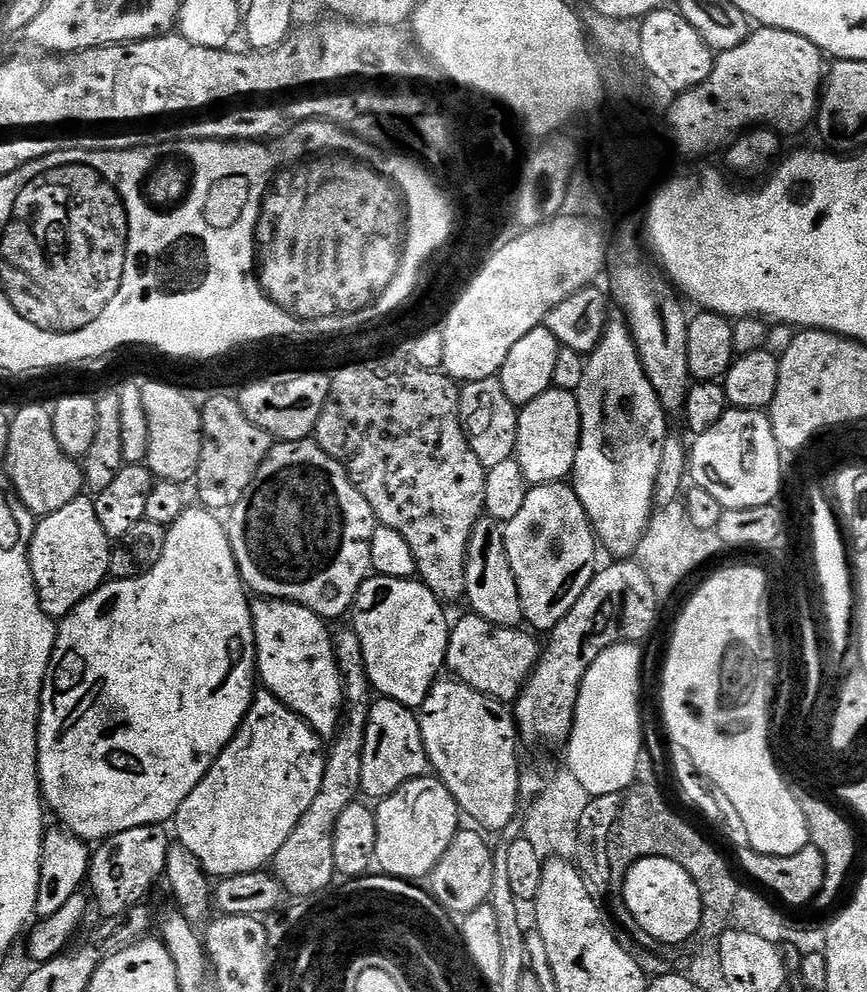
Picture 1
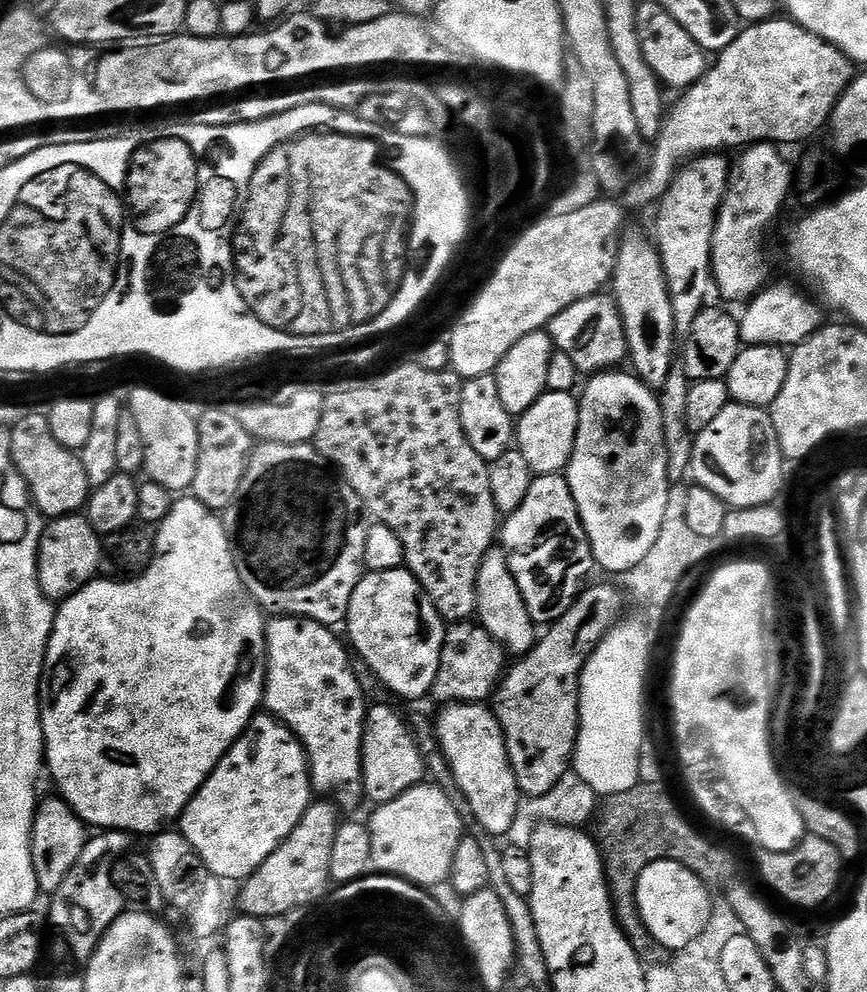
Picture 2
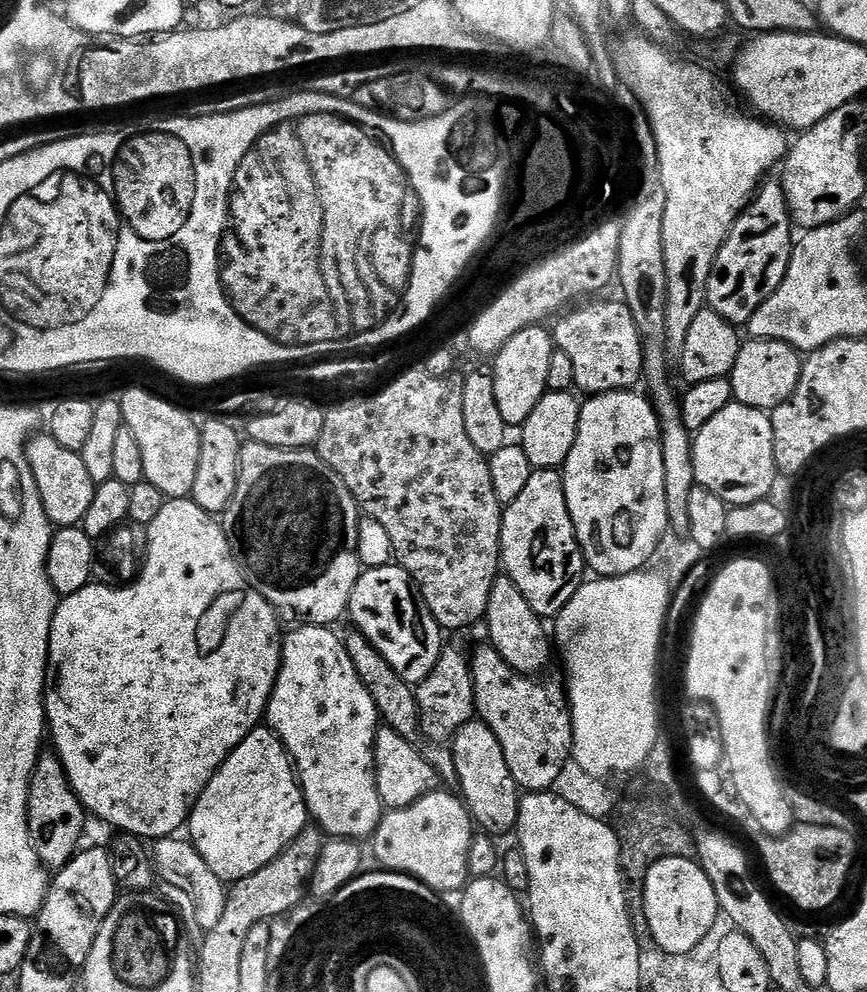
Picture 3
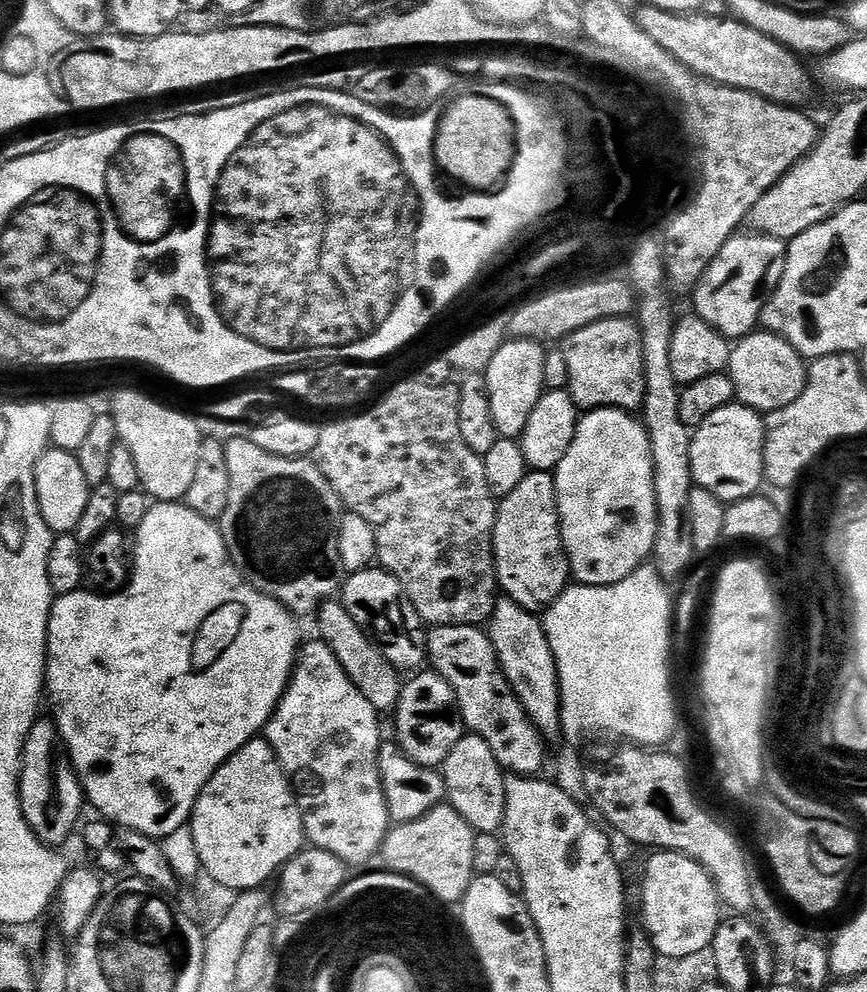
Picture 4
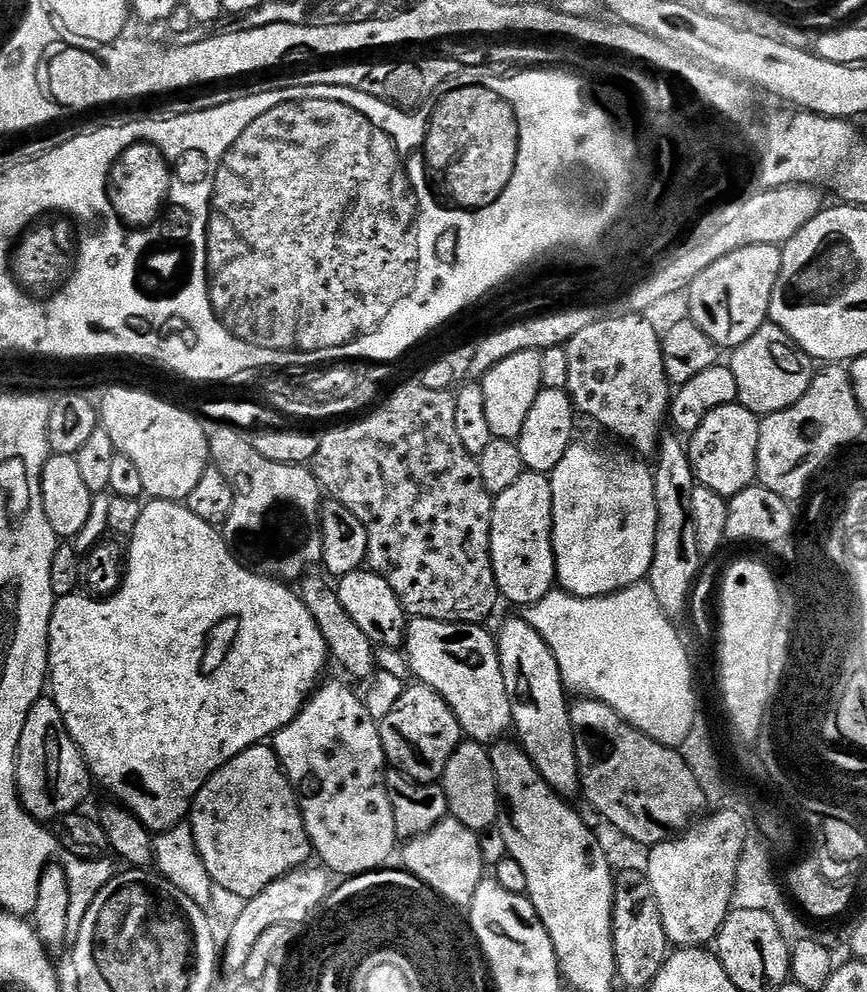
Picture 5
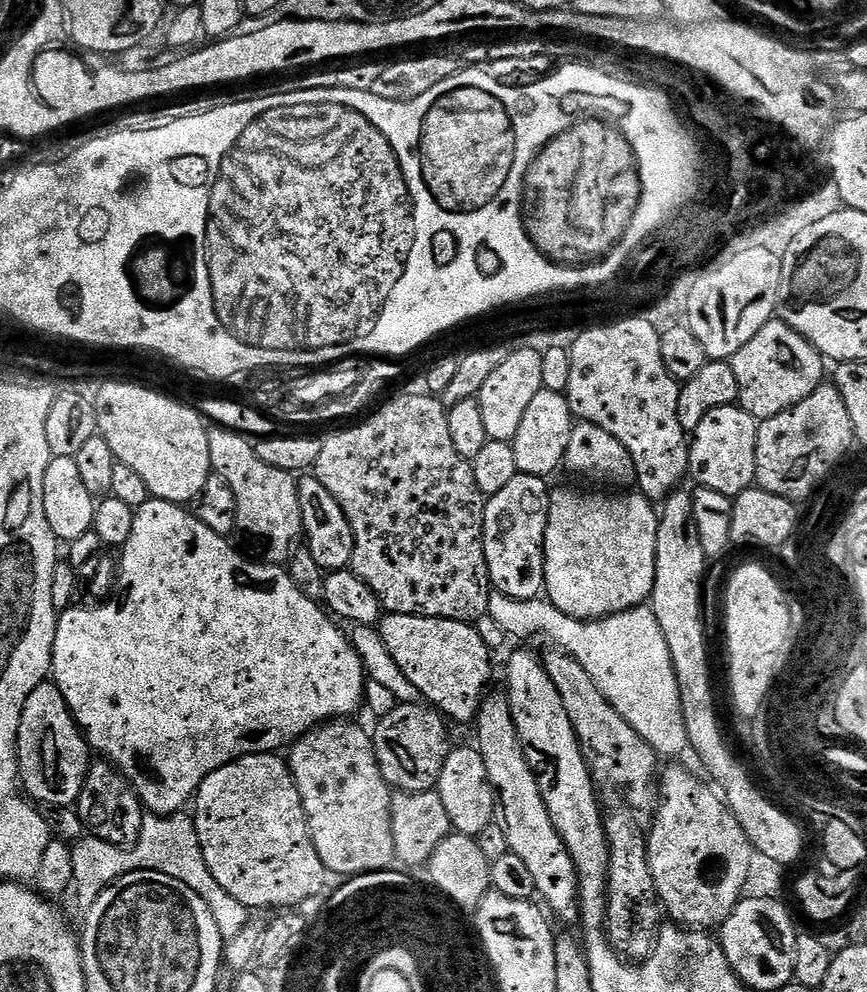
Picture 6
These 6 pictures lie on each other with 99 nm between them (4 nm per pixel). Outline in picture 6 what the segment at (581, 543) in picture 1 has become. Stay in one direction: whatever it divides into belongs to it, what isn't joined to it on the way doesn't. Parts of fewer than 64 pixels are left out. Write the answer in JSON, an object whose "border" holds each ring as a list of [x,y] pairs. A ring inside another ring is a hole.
{"border":[[[542,476],[516,477],[484,505],[484,549],[488,576],[495,591],[519,600],[534,600],[544,592],[544,539],[550,484]]]}

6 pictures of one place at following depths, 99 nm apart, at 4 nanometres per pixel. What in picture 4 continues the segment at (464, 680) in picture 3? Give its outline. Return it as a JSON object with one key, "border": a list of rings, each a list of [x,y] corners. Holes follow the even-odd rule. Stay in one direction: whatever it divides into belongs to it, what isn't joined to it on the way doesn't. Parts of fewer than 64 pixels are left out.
{"border":[[[435,670],[424,671],[415,673],[413,680],[408,680],[402,687],[401,696],[394,709],[397,736],[395,739],[412,761],[427,768],[437,769],[461,741],[466,729],[454,688]]]}

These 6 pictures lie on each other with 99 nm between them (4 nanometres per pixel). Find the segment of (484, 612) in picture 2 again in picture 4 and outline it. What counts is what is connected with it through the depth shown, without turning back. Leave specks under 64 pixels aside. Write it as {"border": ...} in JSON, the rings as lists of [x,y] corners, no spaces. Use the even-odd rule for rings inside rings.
{"border":[[[507,598],[496,601],[492,619],[486,631],[492,637],[498,662],[512,687],[512,693],[522,702],[528,711],[528,717],[545,737],[560,736],[560,675],[556,669],[556,659],[550,650],[550,642],[544,633],[541,617],[527,612],[518,602]]]}

